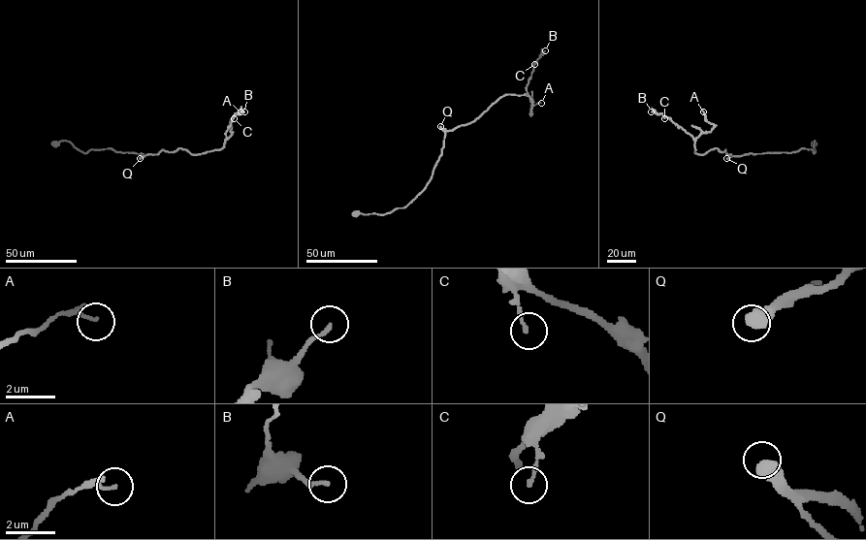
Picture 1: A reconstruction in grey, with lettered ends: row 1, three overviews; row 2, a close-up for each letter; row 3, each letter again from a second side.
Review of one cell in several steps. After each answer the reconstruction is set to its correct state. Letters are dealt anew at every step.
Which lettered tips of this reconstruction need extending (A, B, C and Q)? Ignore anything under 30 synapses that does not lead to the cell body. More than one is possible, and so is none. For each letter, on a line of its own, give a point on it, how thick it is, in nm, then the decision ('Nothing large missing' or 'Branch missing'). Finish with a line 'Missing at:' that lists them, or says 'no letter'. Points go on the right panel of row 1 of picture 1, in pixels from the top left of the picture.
A: Place: (703, 111). Thickness 150 nm. Nothing large missing
B: Place: (651, 111). Thickness 160 nm. Nothing large missing
C: Place: (664, 118). Thickness 140 nm. Nothing large missing
Q: Place: (726, 158). Thickness 600 nm. Branch missing
Missing at: Q

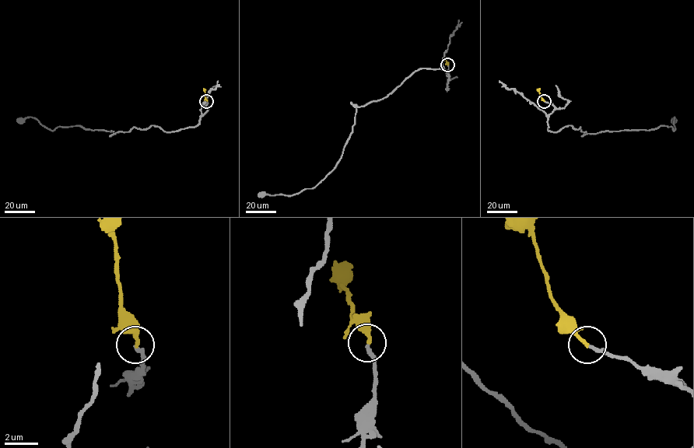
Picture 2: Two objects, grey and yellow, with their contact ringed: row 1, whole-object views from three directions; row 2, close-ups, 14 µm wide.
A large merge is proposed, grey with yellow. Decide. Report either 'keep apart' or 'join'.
join

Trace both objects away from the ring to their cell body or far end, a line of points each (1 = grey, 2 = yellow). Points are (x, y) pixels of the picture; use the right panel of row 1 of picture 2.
1: (544, 101), (555, 106), (548, 128), (556, 132), (569, 125), (584, 134), (660, 125), (674, 131), (674, 120)
2: (544, 101), (539, 88)

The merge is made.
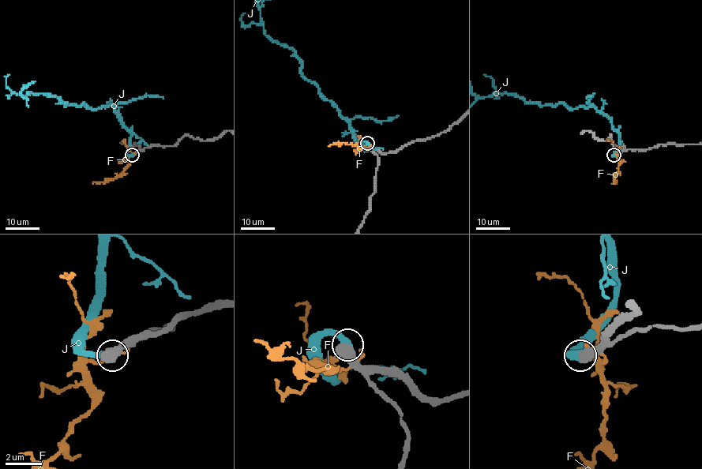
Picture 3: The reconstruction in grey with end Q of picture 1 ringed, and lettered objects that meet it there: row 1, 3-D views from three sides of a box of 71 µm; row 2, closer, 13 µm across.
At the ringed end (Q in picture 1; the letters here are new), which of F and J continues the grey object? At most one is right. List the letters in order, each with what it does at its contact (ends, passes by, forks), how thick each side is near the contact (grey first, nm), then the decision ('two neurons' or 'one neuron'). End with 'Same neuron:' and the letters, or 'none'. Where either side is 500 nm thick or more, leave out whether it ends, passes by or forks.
F: it ends there; 400 nm thick on the grey side, 160 nm on the other; two neurons
J: 700 nm thick on the grey side, 420 nm on the other; one neuron
Same neuron: J

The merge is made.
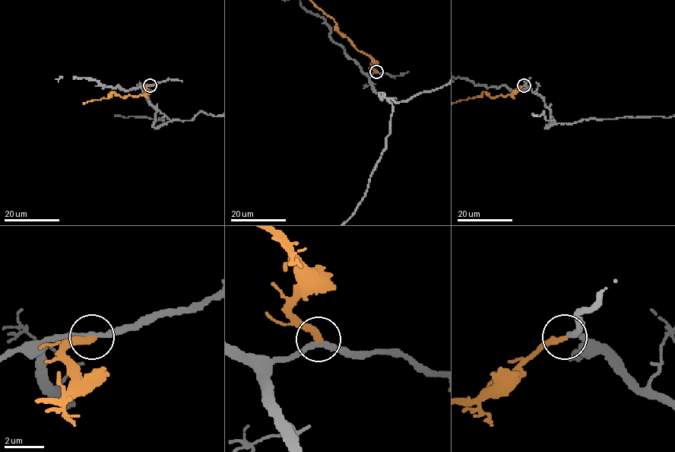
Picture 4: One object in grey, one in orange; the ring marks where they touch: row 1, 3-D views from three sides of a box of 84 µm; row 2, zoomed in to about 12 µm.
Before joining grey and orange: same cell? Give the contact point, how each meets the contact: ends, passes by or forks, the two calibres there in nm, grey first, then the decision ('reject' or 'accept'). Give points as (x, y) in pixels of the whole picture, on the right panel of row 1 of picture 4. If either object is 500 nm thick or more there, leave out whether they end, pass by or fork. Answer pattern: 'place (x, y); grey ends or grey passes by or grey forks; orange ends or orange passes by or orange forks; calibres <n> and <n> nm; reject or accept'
place (524, 85); grey passes by; orange ends; calibres 240 and 340 nm; reject

